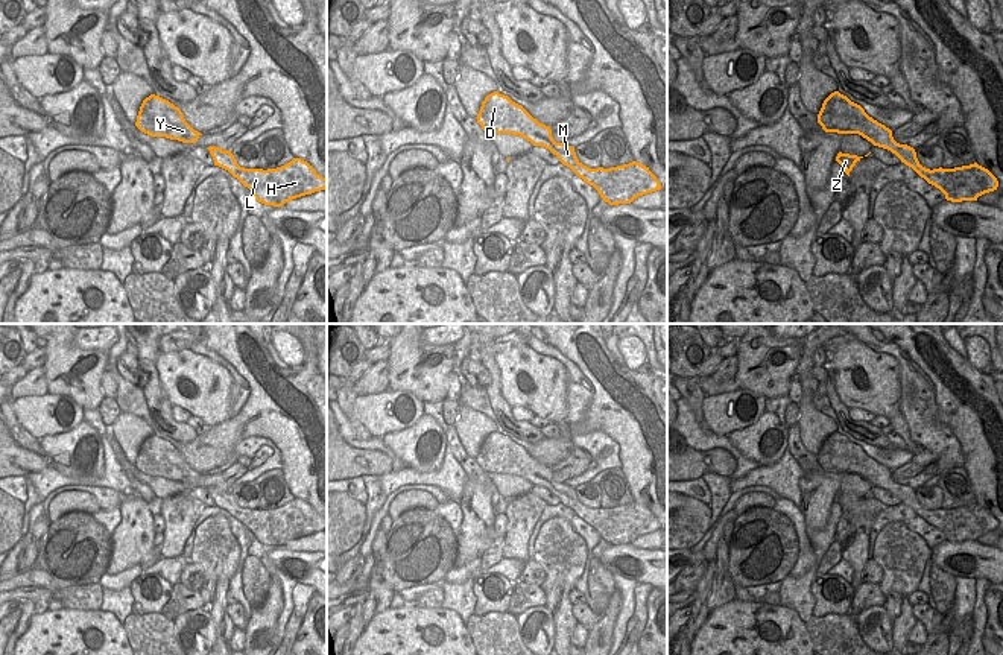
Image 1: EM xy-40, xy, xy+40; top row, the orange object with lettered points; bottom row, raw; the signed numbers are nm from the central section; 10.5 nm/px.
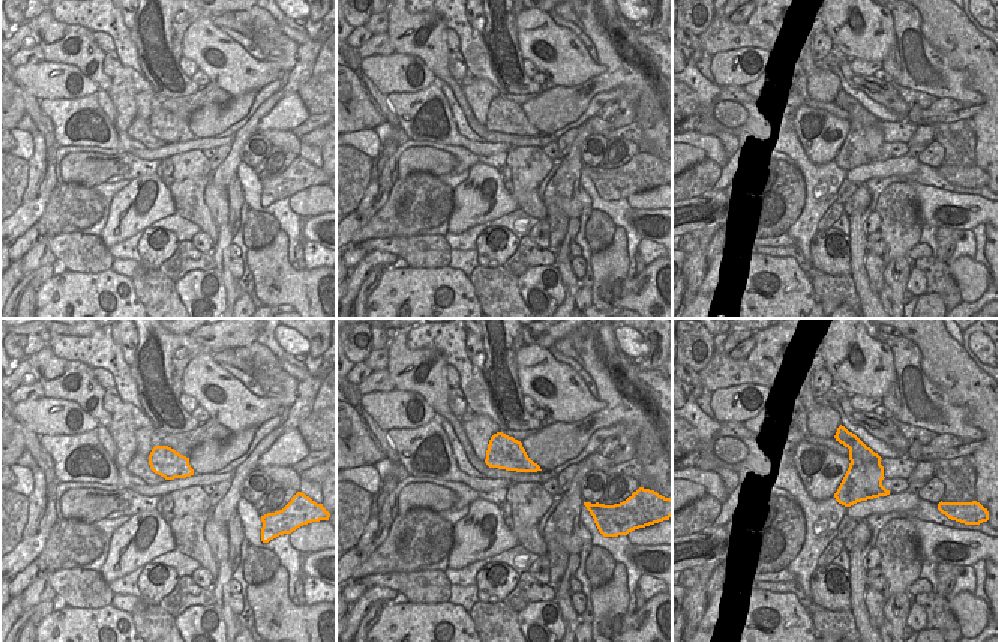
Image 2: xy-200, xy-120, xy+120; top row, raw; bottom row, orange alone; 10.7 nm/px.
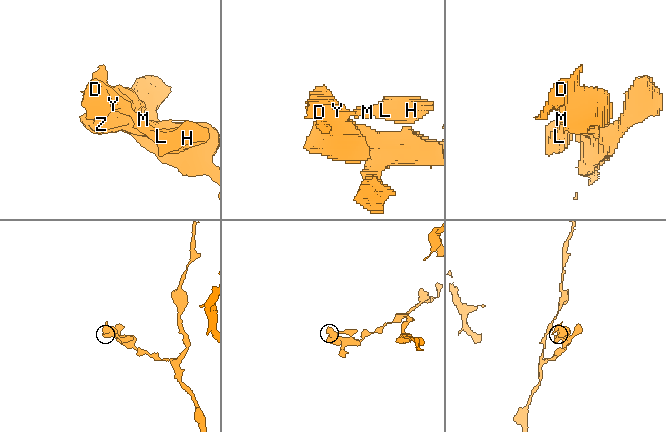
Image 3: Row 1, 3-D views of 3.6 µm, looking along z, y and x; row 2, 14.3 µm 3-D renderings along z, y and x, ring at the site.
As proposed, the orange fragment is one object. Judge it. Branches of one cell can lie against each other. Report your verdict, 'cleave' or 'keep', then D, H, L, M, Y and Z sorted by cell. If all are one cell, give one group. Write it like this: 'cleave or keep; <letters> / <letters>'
keep; D H L M Y Z

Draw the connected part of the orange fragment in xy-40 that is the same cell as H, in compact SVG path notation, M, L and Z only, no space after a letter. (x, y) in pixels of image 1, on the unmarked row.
M216 486L207 489L214 500L214 506L228 511L264 546L283 547L292 540L327 529L327 518L318 515L301 498L293 498L290 503L277 509L245 509L237 505L231 491L222 491Z

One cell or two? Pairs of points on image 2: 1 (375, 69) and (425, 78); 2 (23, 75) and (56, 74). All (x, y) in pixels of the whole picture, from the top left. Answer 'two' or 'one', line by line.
1: one
2: one

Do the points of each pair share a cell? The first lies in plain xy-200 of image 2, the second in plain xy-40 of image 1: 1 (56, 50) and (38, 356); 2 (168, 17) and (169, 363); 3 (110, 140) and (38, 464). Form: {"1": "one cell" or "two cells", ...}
{"1": "two cells", "2": "two cells", "3": "two cells"}

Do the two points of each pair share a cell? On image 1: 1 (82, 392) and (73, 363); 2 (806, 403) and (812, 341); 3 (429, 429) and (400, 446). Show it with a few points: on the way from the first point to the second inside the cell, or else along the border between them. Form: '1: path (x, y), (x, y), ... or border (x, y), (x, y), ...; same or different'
1: path (82, 385), (81, 370); same
2: path (806, 388), (806, 356); same
3: path (421, 433), (408, 444); same

